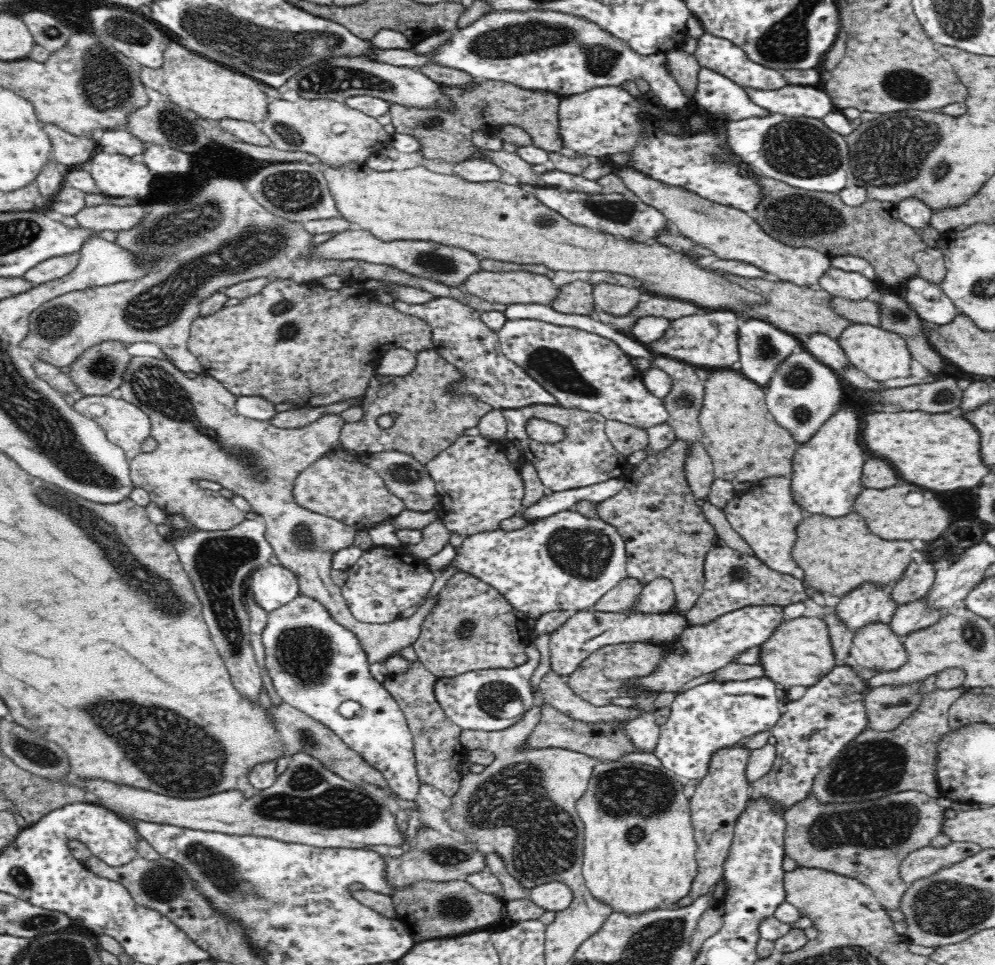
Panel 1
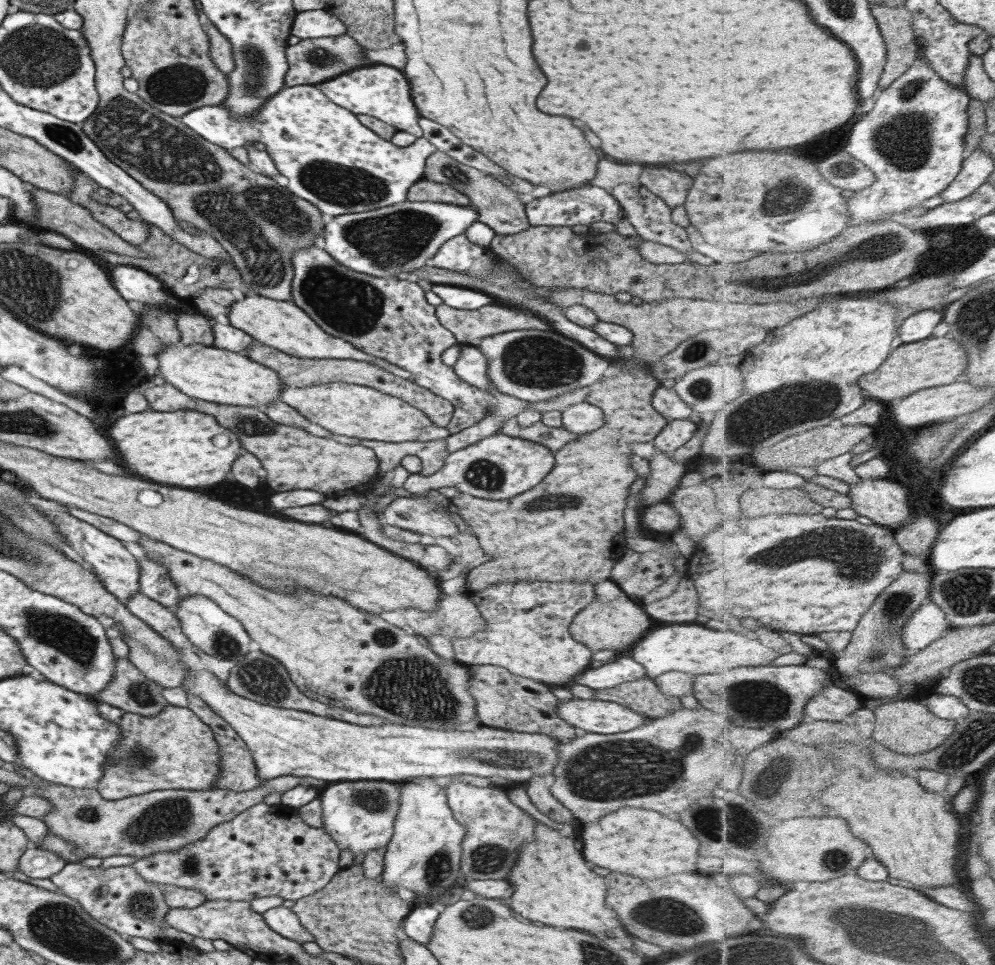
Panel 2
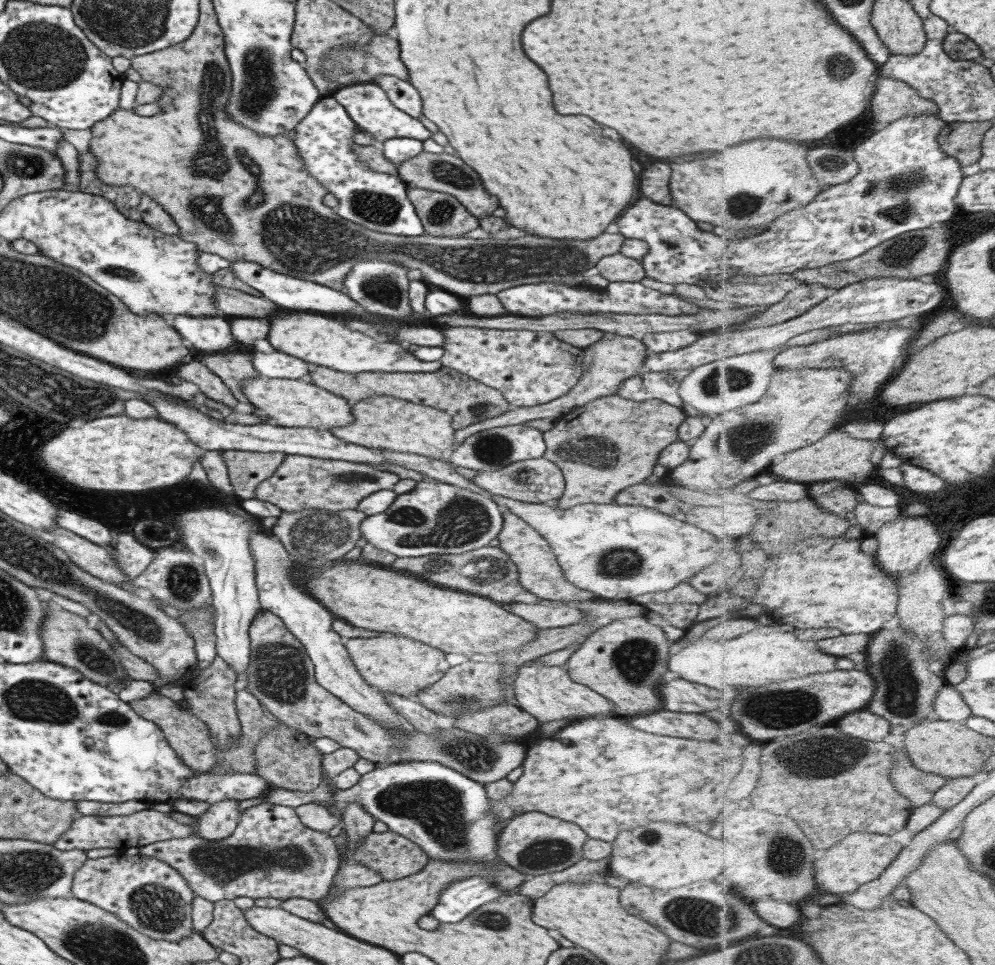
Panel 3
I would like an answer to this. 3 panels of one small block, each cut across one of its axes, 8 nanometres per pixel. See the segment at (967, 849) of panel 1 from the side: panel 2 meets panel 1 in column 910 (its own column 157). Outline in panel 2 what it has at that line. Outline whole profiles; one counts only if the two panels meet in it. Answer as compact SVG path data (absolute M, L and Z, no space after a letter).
M257 803L247 808L243 812L236 814L231 820L216 824L202 839L196 840L194 843L186 844L177 851L161 851L150 854L149 856L137 859L130 867L136 870L136 873L147 882L154 882L157 885L167 884L169 886L177 886L179 888L194 888L205 896L206 900L227 900L227 901L250 901L255 898L277 896L283 900L293 900L304 898L321 890L330 880L331 877L340 869L337 865L339 862L339 852L336 842L324 831L323 827L313 828L305 824L296 813L296 809L286 807L283 804L268 805L265 803Z

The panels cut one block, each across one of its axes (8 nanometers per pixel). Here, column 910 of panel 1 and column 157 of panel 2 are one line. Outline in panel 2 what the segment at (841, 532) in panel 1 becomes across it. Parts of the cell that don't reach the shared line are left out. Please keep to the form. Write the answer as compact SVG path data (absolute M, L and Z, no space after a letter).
M139 537L137 543L146 550L145 556L149 560L167 568L175 586L181 584L187 590L187 595L207 597L223 612L239 621L248 638L259 645L259 652L279 661L289 673L295 688L303 695L333 707L375 715L385 723L401 726L449 730L471 720L476 714L474 698L468 692L471 682L468 668L459 662L441 660L431 651L426 639L396 628L377 615L359 612L339 598L321 598L303 590L299 590L295 596L271 592L226 566L153 541L149 537Z

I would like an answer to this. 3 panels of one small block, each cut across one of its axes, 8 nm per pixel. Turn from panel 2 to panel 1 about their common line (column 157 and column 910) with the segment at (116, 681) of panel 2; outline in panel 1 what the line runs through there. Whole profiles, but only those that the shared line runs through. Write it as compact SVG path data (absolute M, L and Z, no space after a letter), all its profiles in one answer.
M920 683L902 687L882 686L872 689L864 698L866 730L890 732L912 714L924 696L918 695Z

